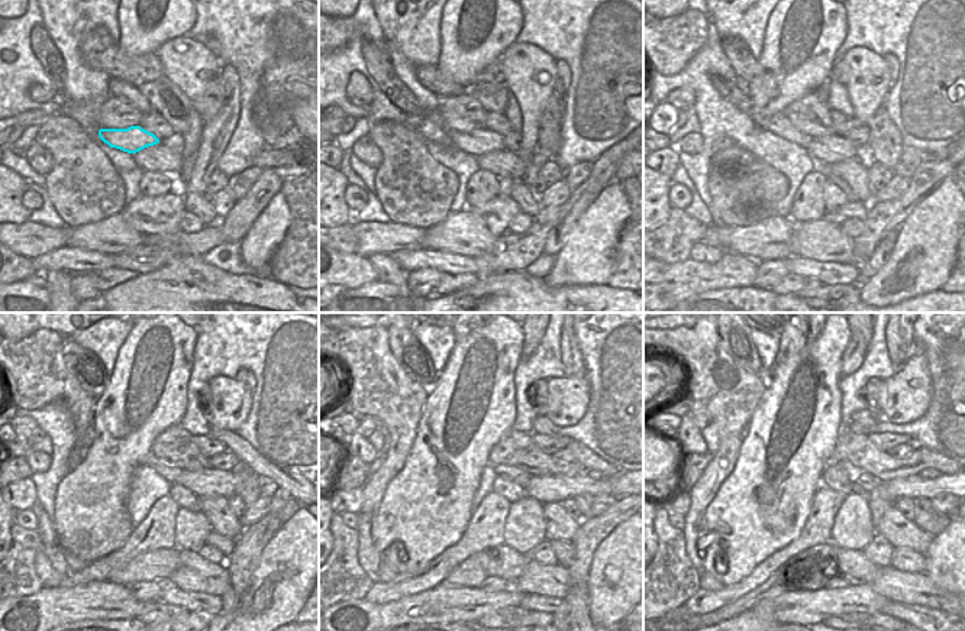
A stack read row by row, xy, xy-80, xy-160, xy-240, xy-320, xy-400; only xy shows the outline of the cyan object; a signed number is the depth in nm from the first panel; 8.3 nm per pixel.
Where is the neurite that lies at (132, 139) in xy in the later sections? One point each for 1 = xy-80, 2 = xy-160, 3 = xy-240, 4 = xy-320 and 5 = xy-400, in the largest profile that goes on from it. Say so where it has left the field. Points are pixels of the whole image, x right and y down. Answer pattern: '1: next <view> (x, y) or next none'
1: next xy-80 (478, 142)
2: next xy-160 (826, 149)
3: next xy-240 (207, 482)
4: next xy-320 (544, 488)
5: next xy-400 (915, 486)

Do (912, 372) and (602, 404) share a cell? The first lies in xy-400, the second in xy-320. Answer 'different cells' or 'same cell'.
different cells

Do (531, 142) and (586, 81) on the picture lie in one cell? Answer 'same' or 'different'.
different

